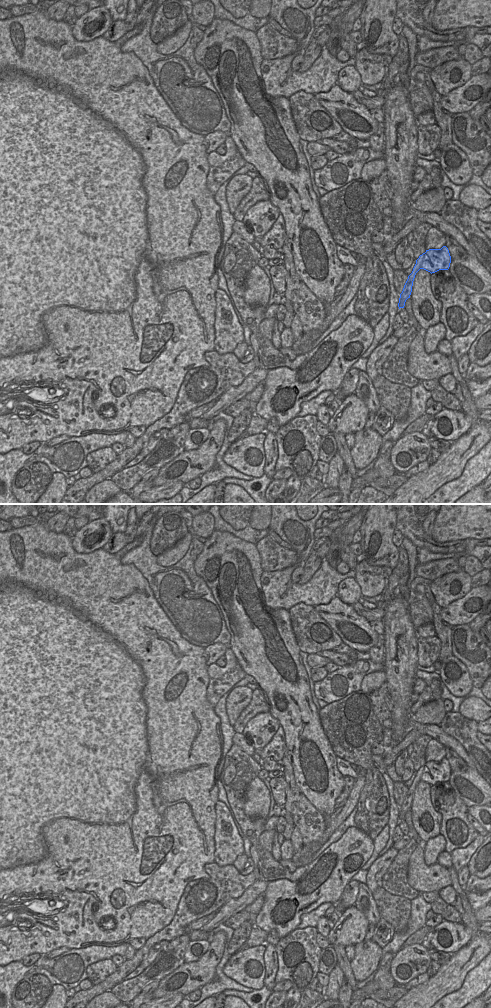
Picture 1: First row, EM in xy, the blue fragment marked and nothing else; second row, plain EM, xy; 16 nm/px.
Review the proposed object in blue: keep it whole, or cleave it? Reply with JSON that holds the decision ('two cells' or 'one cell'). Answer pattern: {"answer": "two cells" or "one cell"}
{"answer": "one cell"}

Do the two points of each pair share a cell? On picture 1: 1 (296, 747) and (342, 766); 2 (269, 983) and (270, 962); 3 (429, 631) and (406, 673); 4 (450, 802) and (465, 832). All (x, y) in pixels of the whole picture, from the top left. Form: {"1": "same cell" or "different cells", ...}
{"1": "different cells", "2": "same cell", "3": "different cells", "4": "same cell"}

